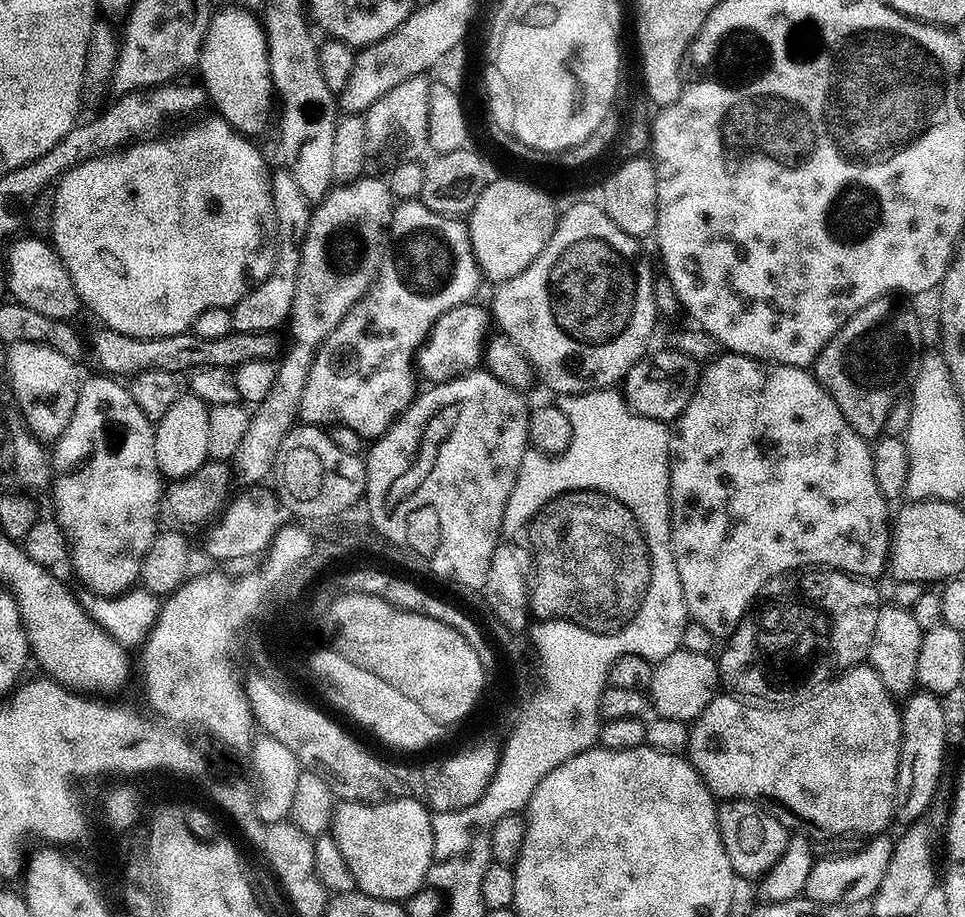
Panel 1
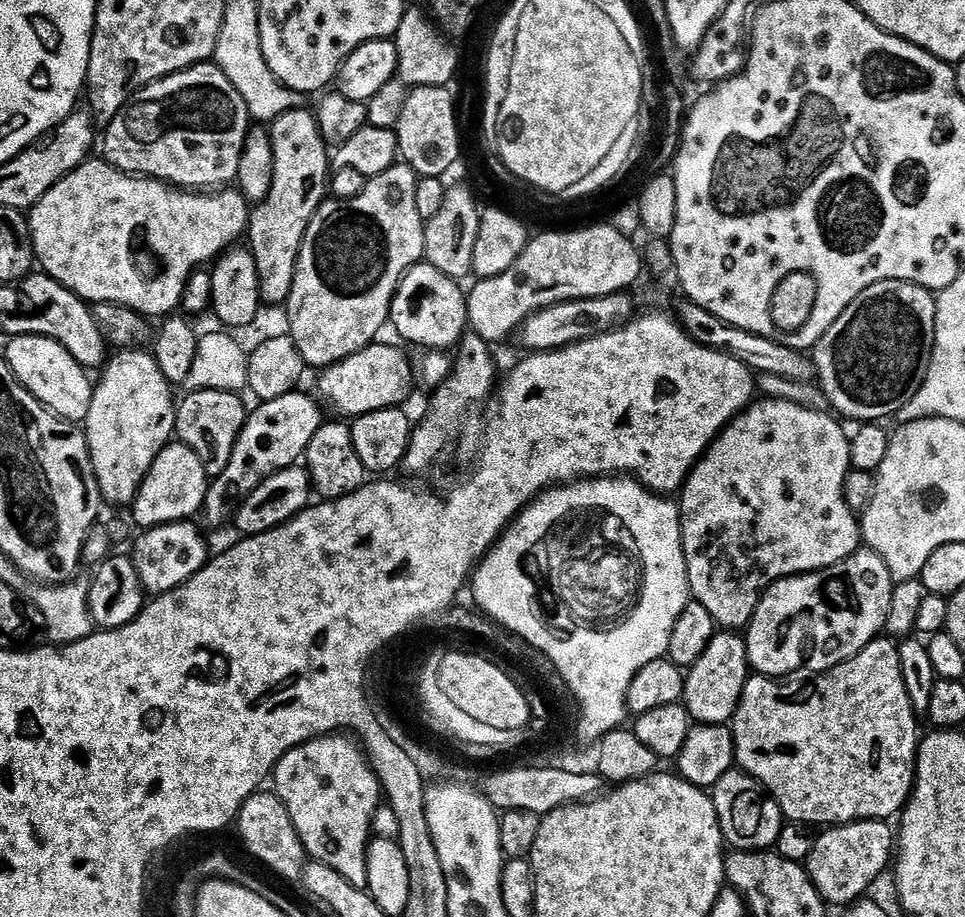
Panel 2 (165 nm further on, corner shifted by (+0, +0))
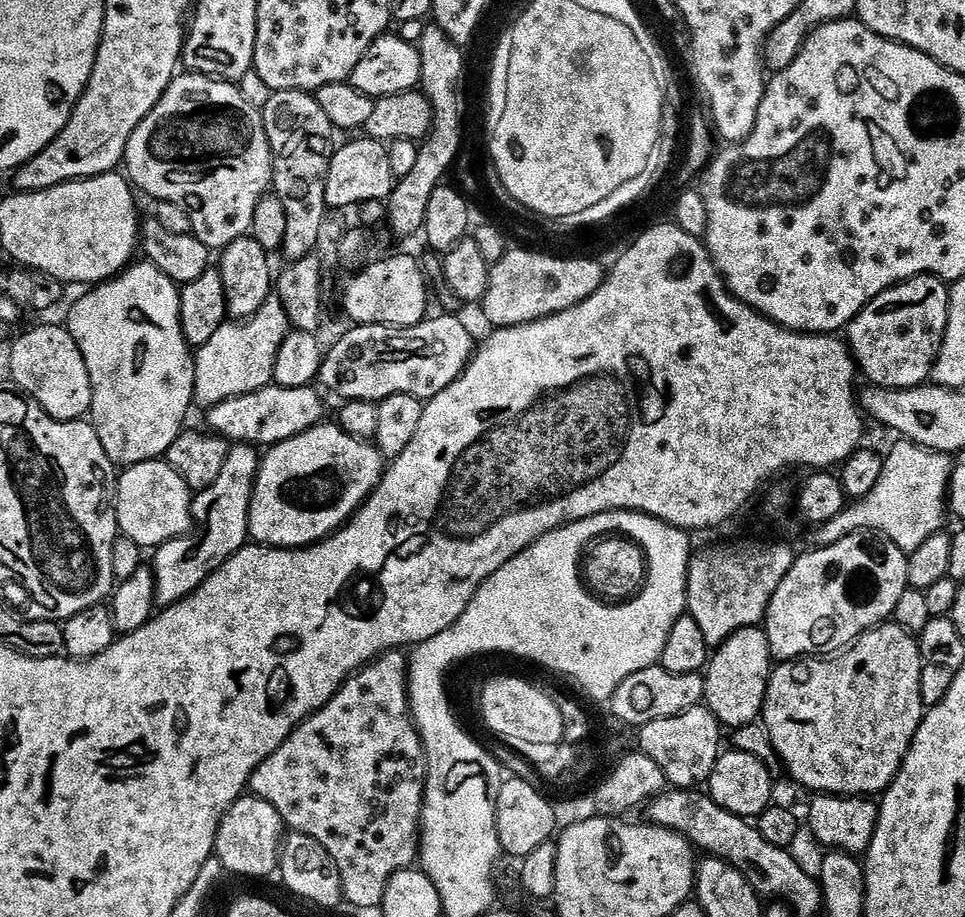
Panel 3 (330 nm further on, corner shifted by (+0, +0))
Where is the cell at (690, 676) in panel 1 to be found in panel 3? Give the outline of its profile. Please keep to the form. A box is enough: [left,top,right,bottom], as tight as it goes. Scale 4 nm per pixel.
[703,627,774,730]

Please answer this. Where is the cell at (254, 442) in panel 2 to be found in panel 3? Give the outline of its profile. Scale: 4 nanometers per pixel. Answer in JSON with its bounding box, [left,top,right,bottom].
[150,443,262,605]

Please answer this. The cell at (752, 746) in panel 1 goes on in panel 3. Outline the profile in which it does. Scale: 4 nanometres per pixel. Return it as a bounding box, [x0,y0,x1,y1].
[762,622,926,798]

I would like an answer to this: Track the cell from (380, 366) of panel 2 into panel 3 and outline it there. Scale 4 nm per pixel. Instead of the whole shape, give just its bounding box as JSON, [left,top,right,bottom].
[207,382,325,446]

